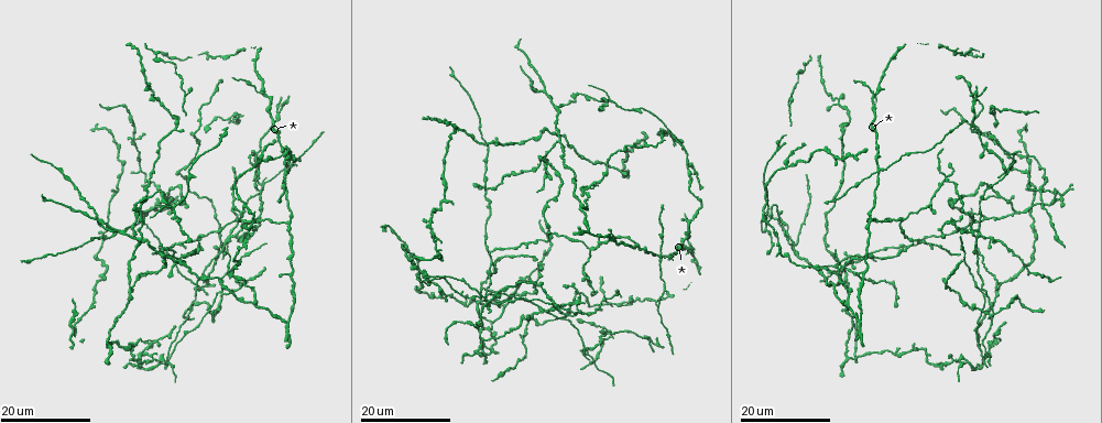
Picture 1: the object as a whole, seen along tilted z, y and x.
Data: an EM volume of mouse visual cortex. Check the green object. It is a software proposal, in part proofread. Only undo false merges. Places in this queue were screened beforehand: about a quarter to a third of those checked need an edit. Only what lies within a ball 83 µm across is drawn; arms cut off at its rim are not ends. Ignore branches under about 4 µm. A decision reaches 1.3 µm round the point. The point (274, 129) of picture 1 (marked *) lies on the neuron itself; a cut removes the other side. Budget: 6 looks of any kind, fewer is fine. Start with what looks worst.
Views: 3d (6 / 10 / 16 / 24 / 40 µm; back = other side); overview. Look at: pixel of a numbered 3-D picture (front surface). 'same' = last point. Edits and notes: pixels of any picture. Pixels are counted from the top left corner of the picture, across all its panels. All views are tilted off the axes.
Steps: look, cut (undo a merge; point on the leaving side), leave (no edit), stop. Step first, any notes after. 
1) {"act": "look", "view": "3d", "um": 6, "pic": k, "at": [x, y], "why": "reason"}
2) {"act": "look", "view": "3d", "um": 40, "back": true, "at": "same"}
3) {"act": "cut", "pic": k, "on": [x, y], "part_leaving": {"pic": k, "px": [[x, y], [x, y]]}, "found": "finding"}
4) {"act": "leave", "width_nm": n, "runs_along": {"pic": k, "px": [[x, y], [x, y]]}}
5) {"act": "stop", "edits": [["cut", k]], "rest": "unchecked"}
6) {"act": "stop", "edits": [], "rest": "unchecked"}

{"act": "look", "view": "3d", "um": 24, "pic": 1, "at": [961, 359], "why": "four-way junction"}

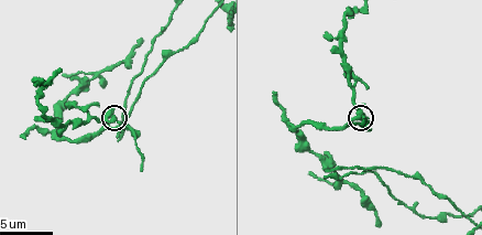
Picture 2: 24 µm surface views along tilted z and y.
{"act": "look", "view": "3d", "um": 6, "pic": 2, "at": [360, 114]}

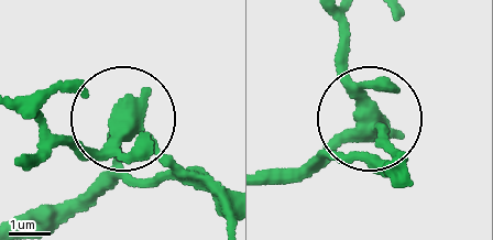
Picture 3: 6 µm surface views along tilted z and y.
{"act": "leave", "arms": 4, "found": "one neuron here"}

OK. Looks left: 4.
{"act": "look", "view": "3d", "um": 24, "pic": 1, "at": [501, 257], "why": "four-way junction"}

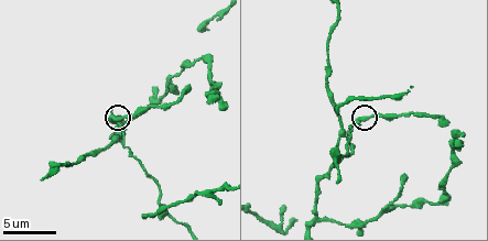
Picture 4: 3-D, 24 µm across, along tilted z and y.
{"act": "look", "view": "3d", "um": 10, "pic": 4, "at": [360, 121]}

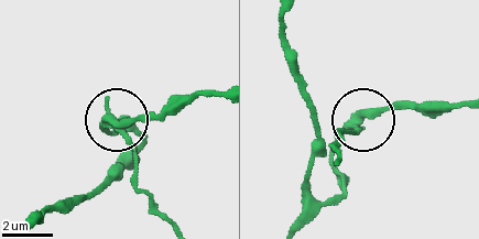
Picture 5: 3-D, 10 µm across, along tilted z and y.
{"act": "cut", "pic": 5, "on": [357, 133], "width_nm": 270, "part_leaving": {"pic": 5, "px": [[111, 119], [134, 154], [137, 186], [169, 224]]}, "found": "a second neuron is stuck on"}

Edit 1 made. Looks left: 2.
{"act": "stop", "edits": [["cut", 5]], "rest": "unchecked"}

